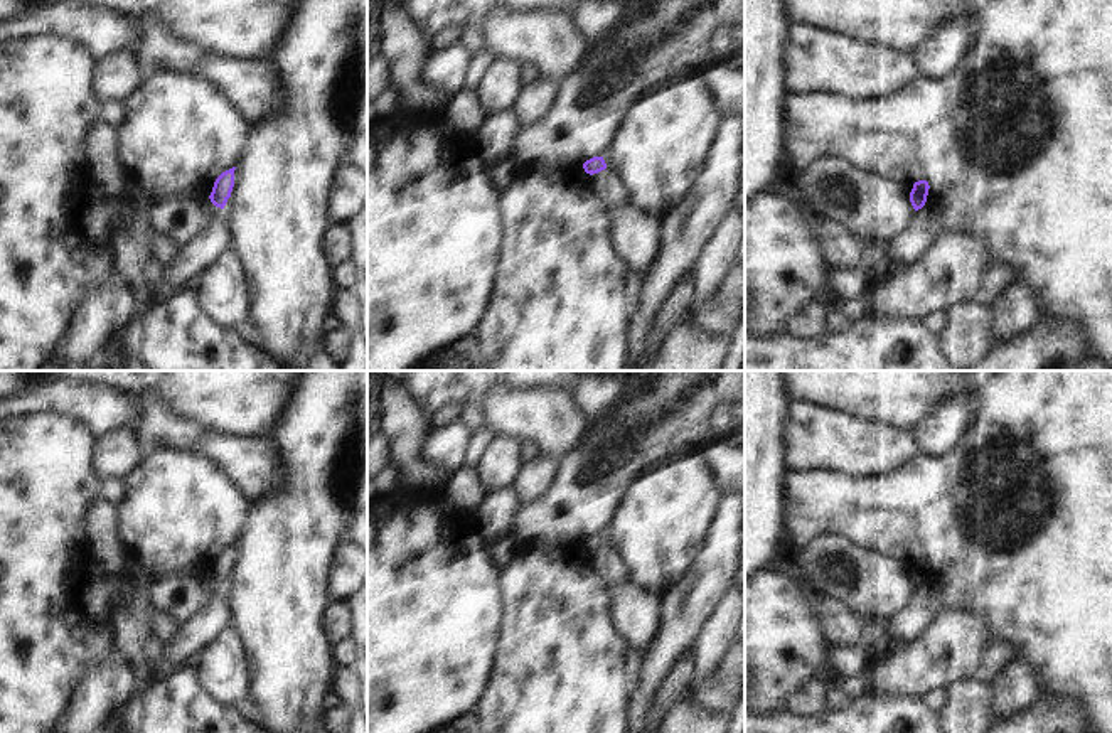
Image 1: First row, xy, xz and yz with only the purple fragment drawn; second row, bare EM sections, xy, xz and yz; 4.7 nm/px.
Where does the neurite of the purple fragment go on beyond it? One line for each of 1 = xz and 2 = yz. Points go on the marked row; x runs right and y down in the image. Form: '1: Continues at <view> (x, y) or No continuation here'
1: No continuation here
2: No continuation here.

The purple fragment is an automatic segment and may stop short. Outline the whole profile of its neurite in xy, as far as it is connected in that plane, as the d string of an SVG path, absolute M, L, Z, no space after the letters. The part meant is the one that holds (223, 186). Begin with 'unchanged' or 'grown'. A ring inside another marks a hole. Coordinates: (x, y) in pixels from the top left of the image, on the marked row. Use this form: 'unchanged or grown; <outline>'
unchanged; M236 167L222 172L216 179L214 187L212 187L212 192L209 195L211 202L216 207L224 209L227 199L231 197L231 192L233 192L233 187L234 187L234 170L236 170Z

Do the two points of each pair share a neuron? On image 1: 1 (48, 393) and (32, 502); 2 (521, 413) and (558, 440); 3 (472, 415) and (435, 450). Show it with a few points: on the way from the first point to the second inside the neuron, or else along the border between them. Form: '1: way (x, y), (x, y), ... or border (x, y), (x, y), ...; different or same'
1: border (17, 417), (61, 413), (83, 423); different
2: way (529, 413), (550, 432); same
3: way (464, 422), (443, 442); same

